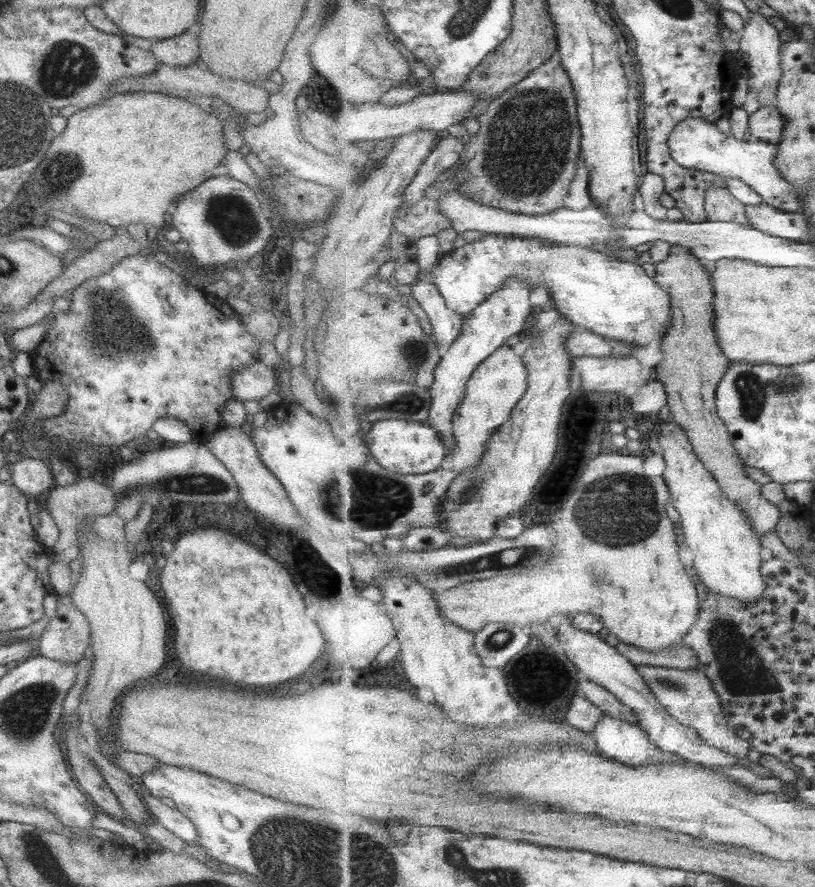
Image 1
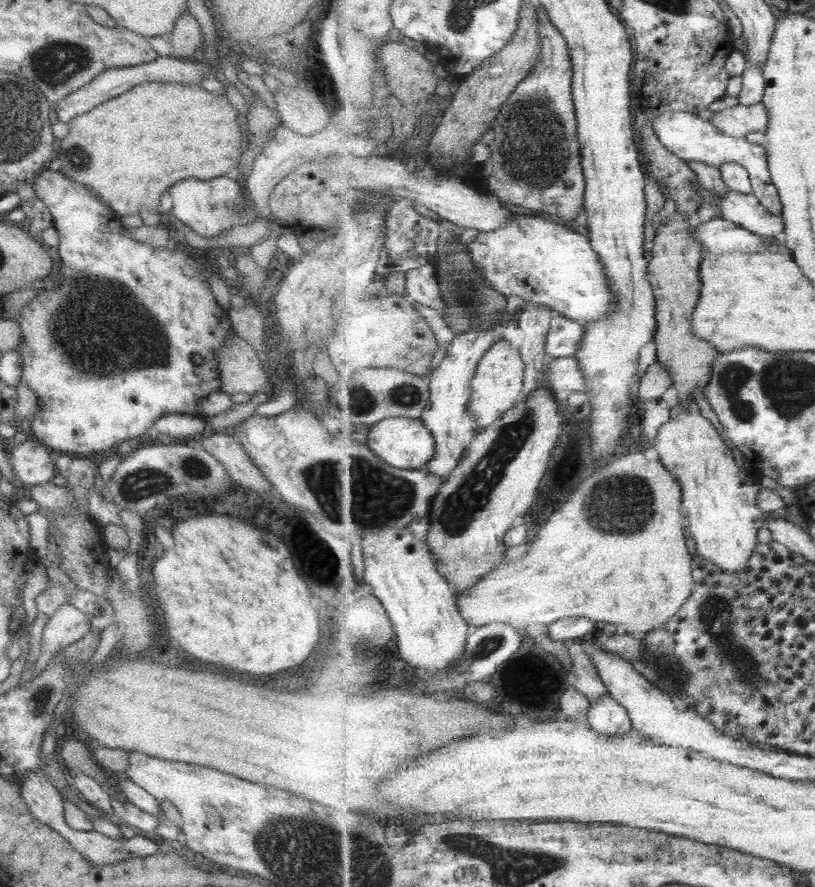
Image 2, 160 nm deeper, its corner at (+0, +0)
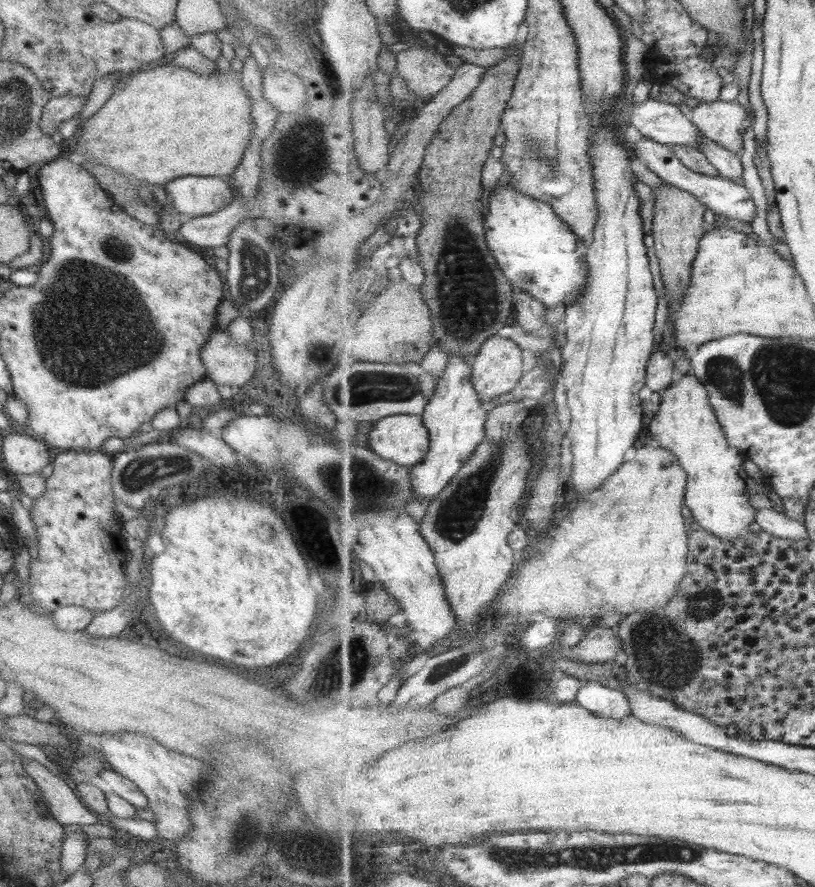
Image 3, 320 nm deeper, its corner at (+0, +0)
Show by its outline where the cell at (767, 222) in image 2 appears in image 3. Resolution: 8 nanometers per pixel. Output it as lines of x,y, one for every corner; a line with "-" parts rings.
643,137
631,146
630,150
634,157
645,160
646,166
654,172
663,182
686,190
694,194
701,202
704,202
715,215
724,215
731,220
740,220
750,223
755,218
755,202
753,196
745,186
736,184
723,177
707,176
691,170
681,162
675,154
674,145
655,142
653,139

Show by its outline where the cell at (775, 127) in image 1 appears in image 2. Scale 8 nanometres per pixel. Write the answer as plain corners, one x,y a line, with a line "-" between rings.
764,103
753,104
753,106
738,104
713,113
710,121
723,134
743,138
751,132
766,132
768,112

